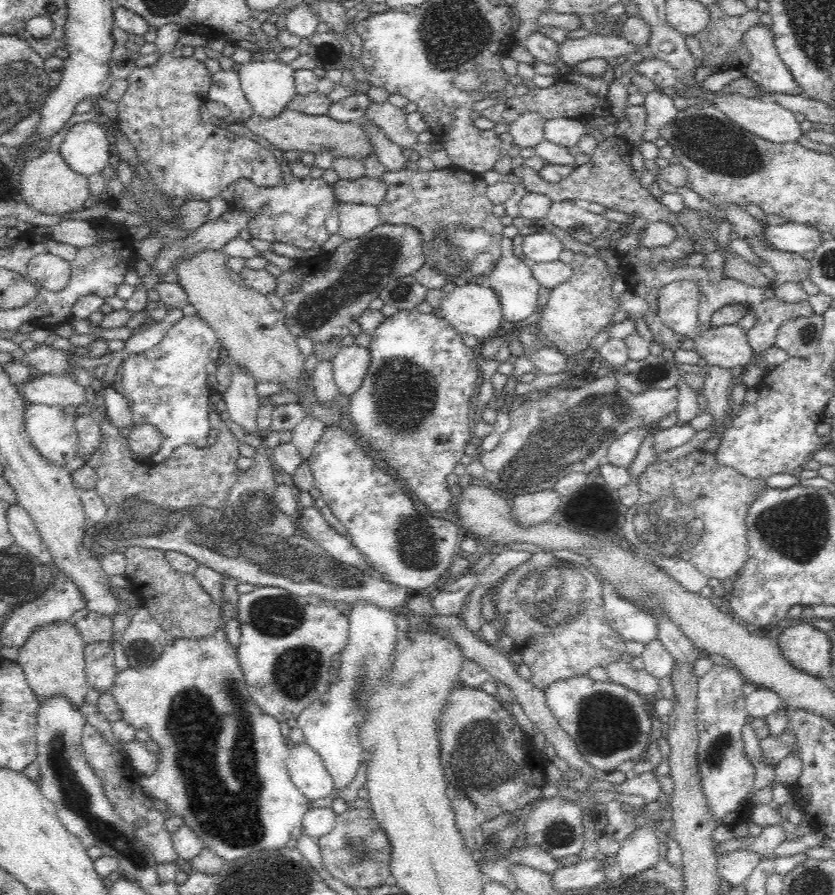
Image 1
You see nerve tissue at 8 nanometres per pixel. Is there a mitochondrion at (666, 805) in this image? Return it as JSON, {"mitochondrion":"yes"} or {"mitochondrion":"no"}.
{"mitochondrion":"no"}

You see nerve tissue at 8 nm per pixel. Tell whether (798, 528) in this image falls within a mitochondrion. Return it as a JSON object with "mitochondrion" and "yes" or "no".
{"mitochondrion":"yes"}

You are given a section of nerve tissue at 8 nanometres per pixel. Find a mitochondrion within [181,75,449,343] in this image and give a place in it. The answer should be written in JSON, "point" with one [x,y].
{"point":[370,263]}

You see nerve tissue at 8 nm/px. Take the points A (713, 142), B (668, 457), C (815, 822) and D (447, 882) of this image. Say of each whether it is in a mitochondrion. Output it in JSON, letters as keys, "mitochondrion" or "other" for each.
{"A":"mitochondrion","B":"other","C":"other","D":"other"}

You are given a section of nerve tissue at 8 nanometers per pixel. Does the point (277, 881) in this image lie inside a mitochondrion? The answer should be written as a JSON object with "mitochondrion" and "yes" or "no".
{"mitochondrion":"yes"}

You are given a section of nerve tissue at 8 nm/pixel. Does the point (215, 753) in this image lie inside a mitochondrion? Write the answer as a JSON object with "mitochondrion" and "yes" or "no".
{"mitochondrion":"yes"}

